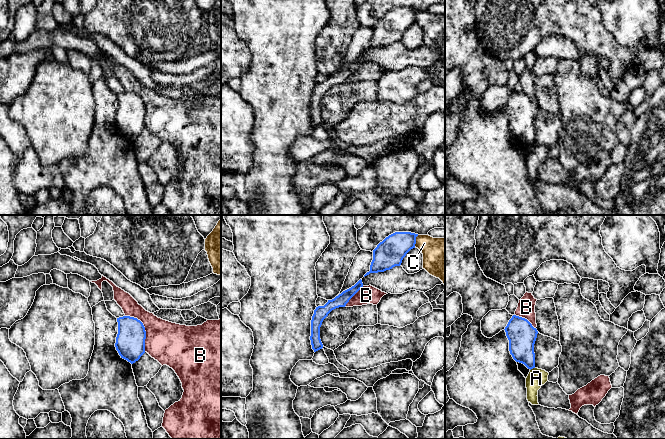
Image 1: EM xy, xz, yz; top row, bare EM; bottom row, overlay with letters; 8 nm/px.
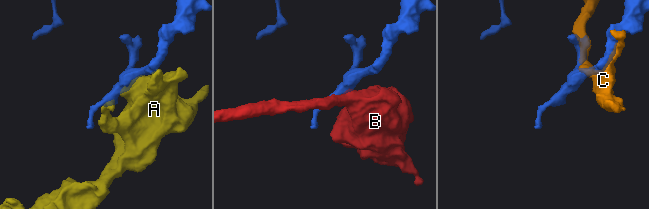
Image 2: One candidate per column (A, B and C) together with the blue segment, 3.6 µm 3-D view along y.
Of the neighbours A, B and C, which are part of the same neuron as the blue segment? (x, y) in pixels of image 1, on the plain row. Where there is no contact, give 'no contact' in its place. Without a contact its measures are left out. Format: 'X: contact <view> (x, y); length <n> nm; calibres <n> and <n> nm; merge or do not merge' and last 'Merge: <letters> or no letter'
A: contact yz (532, 144); length 50 nm; calibres 200 and 150 nm; do not merge
B: contact xy (144, 105); length 340 nm; calibres 240 and 340 nm; do not merge
C: contact xz (415, 17); length 100 nm; calibres 220 and 300 nm; do not merge
Merge: no letter

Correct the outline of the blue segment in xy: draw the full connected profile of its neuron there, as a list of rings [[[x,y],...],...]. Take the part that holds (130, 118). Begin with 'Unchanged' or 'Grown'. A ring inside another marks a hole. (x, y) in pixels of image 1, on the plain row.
Unchanged. [[[130,92],[119,93],[117,98],[116,126],[121,134],[133,140],[145,129],[145,103],[140,96]]]

